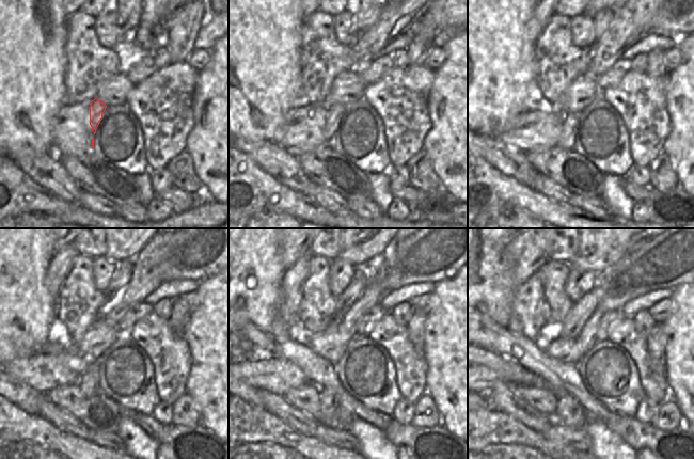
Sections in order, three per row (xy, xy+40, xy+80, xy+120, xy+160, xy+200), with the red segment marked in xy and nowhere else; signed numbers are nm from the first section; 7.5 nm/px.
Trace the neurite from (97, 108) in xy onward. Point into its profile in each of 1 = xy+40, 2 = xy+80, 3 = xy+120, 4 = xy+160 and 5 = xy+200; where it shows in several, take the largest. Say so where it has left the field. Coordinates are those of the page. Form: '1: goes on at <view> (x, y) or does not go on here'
1: goes on at xy+40 (334, 112)
2: goes on at xy+80 (566, 141)
3: goes on at xy+120 (88, 381)
4: goes on at xy+160 (330, 406)
5: goes on at xy+200 (569, 413)

